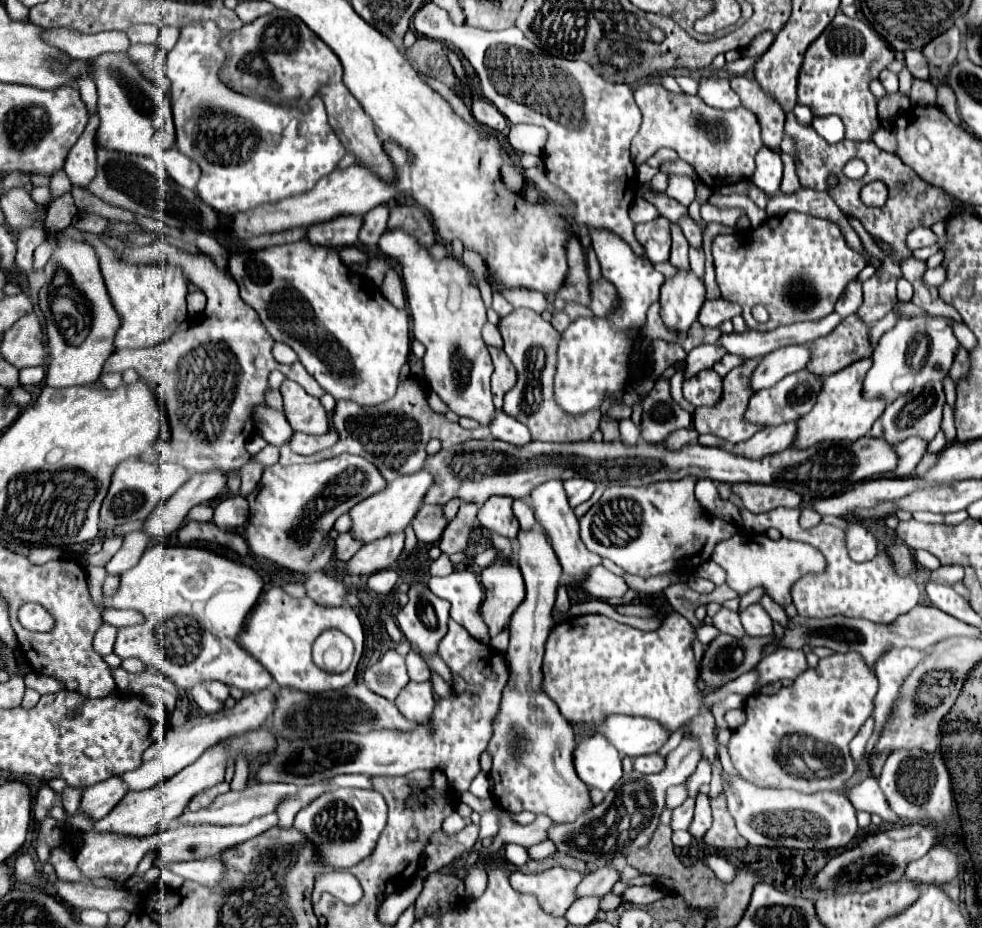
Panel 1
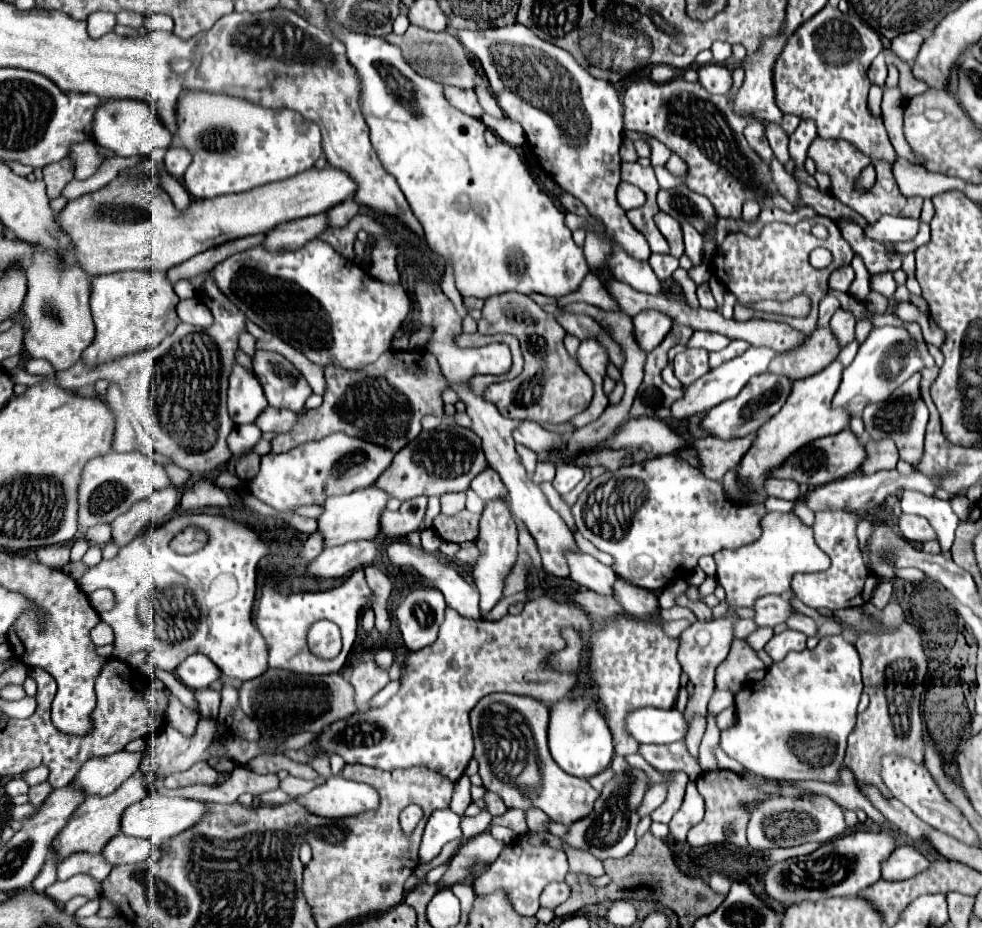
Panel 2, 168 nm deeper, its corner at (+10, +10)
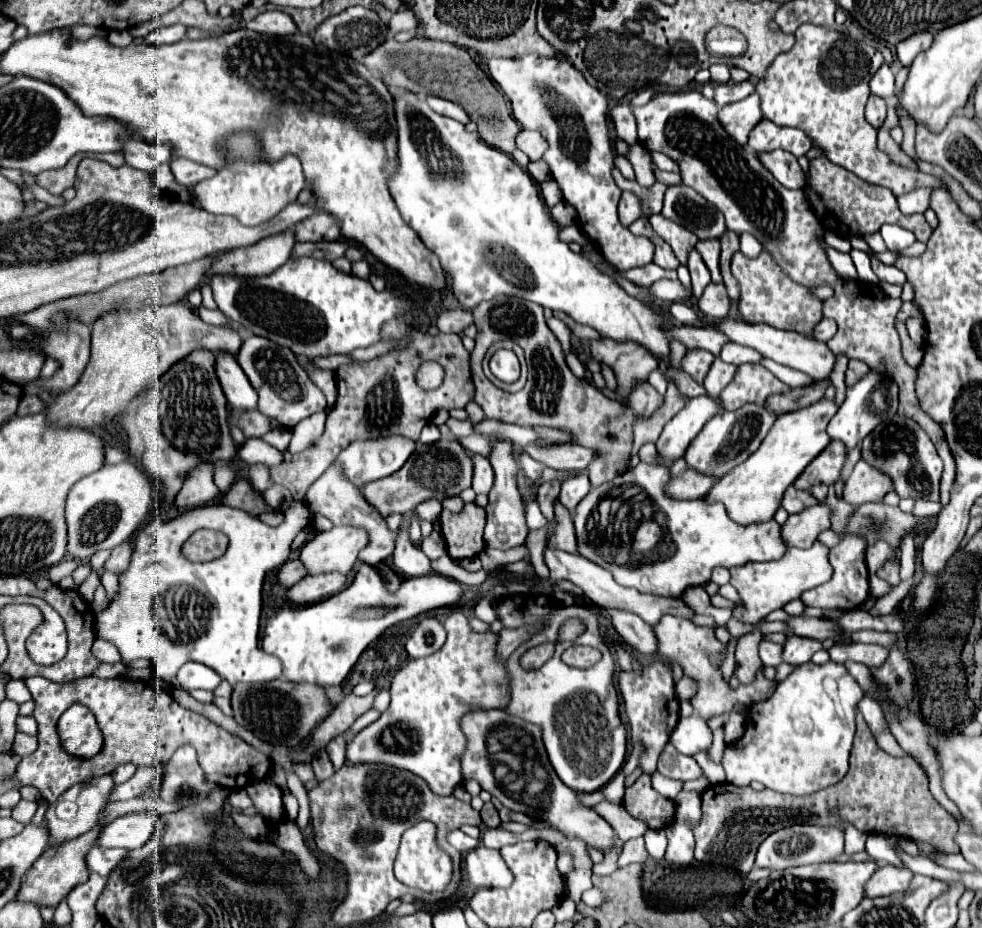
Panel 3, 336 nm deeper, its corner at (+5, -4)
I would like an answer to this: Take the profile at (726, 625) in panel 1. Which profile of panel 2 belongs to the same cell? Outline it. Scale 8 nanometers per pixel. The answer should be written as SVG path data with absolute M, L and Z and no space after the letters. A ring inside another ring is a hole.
M737 620L735 622L735 638L739 638L739 640L747 638L755 630L757 630L757 626L751 620Z

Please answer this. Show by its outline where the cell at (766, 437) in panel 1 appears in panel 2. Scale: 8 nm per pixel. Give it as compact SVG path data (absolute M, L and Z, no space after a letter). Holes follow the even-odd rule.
M753 432L749 436L729 438L729 440L711 438L711 436L695 440L693 450L701 458L701 472L711 480L721 478L725 470L733 470L741 462L741 458L745 456L755 438L757 434Z

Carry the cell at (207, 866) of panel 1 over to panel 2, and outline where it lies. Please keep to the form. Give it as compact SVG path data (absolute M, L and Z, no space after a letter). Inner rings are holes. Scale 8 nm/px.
M119 834L117 838L113 838L109 842L109 846L105 846L103 850L105 858L109 858L109 862L117 864L135 864L135 862L145 862L147 858L155 856L155 860L159 860L159 852L151 846L149 840L143 838L129 838L125 834Z

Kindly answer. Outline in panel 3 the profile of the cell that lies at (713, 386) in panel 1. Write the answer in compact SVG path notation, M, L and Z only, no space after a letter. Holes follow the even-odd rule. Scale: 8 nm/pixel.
M692 348L686 352L686 356L682 358L680 366L690 372L690 376L694 376L700 384L704 382L710 366L712 366L712 360L714 360L714 354L708 352L708 350L702 350L702 348Z

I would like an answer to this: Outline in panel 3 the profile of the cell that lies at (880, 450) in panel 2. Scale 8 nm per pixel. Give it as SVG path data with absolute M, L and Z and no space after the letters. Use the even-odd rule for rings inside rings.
M860 460L852 474L848 476L846 484L844 484L844 500L852 506L864 504L864 502L874 502L874 500L882 500L886 492L892 490L890 478L882 472L878 472L876 468L870 468L864 460Z

